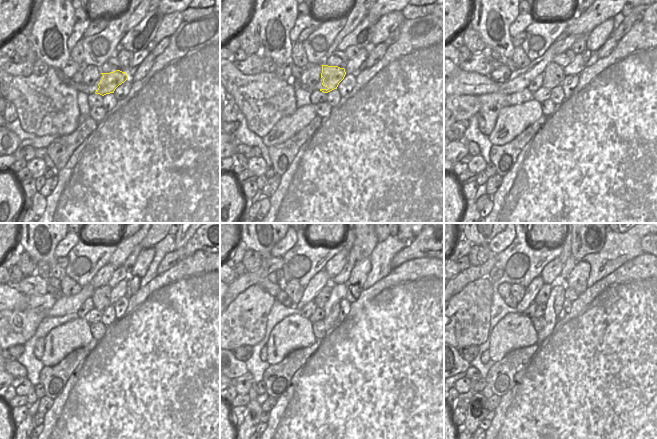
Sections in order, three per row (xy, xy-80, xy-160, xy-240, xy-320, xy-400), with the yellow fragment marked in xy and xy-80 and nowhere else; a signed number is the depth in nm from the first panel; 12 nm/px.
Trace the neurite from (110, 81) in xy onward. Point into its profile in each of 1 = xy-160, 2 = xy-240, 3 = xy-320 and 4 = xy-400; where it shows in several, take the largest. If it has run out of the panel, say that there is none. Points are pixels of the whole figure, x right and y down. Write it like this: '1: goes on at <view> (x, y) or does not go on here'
1: goes on at xy-160 (553, 72)
2: goes on at xy-240 (101, 297)
3: goes on at xy-320 (323, 295)
4: goes on at xy-400 (542, 297)

